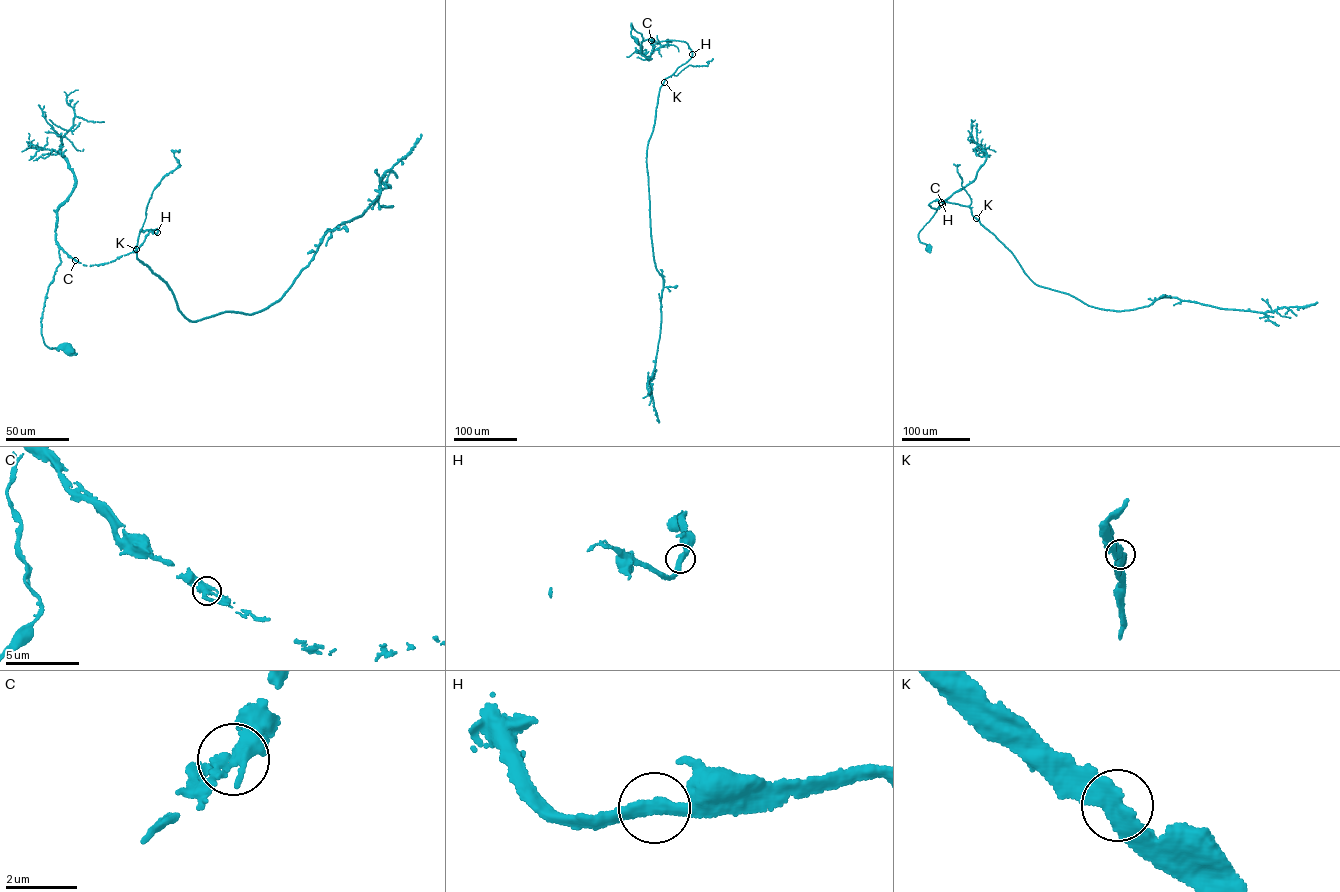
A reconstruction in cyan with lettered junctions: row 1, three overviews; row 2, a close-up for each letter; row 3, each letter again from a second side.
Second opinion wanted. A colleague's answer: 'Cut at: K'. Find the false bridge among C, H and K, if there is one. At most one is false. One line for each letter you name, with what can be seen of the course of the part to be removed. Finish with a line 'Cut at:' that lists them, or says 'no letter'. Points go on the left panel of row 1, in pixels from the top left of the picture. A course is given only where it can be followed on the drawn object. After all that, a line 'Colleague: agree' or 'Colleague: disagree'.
Cut at: no letter
Colleague: disagree

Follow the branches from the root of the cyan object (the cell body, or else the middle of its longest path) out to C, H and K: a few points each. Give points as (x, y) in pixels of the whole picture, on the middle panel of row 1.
C: (636, 39), (631, 35), (631, 23), (643, 40), (650, 40)
H: (636, 39), (631, 35), (631, 23), (643, 41), (683, 41), (692, 54)
K: (636, 39), (631, 35), (631, 23), (643, 41), (679, 40), (688, 44), (691, 58), (664, 82)

